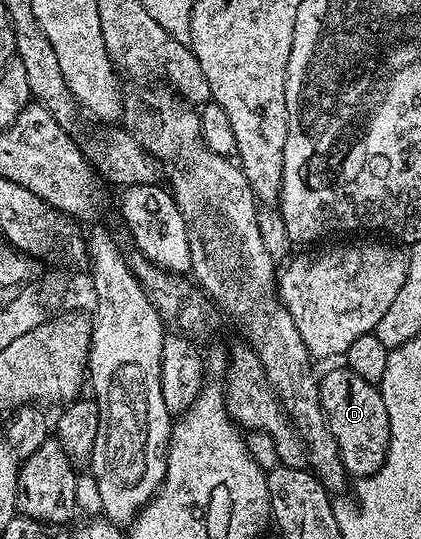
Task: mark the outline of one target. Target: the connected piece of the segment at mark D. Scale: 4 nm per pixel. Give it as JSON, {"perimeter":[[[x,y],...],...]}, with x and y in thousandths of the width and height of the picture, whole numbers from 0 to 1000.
{"perimeter":[[[805,675],[796,686],[779,688],[760,701],[755,733],[824,881],[853,889],[891,879],[917,859],[926,822],[922,757],[912,757],[905,722],[891,711],[846,698],[846,690],[819,677]]]}

